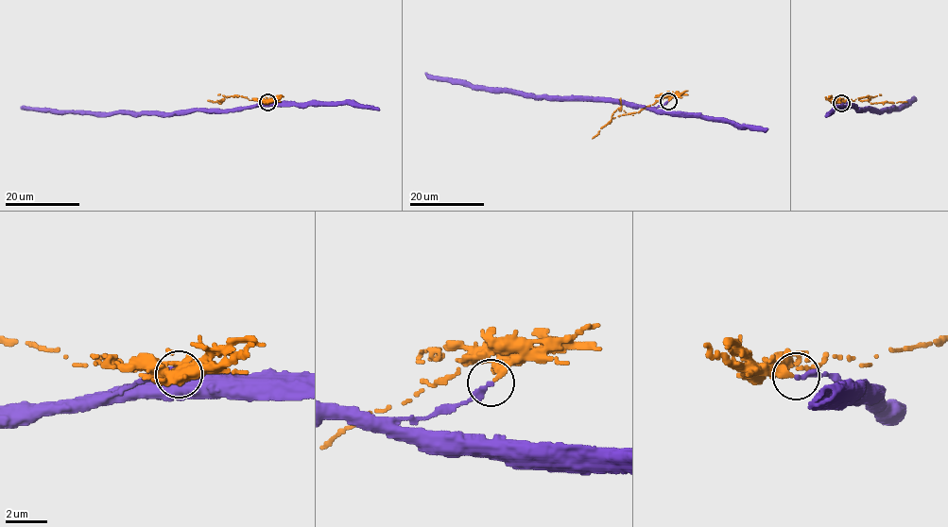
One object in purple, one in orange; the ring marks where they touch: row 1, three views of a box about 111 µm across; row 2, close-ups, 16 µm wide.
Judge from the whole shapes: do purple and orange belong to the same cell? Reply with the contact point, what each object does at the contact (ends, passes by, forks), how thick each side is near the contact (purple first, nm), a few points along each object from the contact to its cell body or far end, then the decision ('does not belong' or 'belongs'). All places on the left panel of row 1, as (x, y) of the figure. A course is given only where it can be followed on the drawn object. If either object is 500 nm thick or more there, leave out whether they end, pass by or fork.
at (267, 102); purple ends there; orange ends there; 300 nm thick on the purple side, 400 nm on the other; purple runs (267, 102), (226, 110), (182, 110), (169, 113), (60, 111), (21, 107); orange runs (268, 102), (249, 100), (241, 95), (230, 96), (219, 104), (207, 101); does not belong

